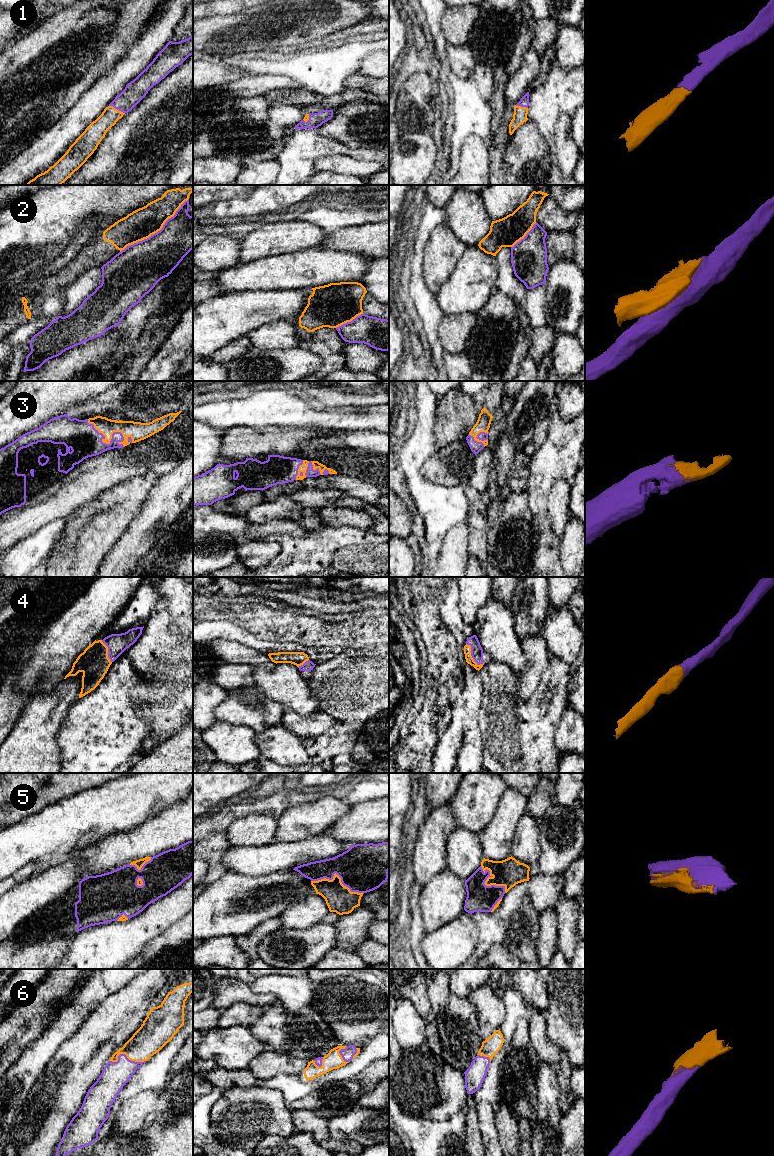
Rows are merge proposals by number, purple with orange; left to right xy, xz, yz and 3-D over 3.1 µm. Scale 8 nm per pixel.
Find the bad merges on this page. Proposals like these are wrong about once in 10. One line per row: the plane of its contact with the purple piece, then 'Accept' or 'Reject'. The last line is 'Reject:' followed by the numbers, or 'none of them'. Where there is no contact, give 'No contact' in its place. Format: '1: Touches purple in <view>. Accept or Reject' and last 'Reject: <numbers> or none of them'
1: Touches purple in xy. Accept
2: Touches purple in xy. Reject
3: Touches purple in xz. Accept
4: Touches purple in yz. Accept
5: Touches purple in xz. Accept
6: Touches purple in xy. Accept
Reject: 2

